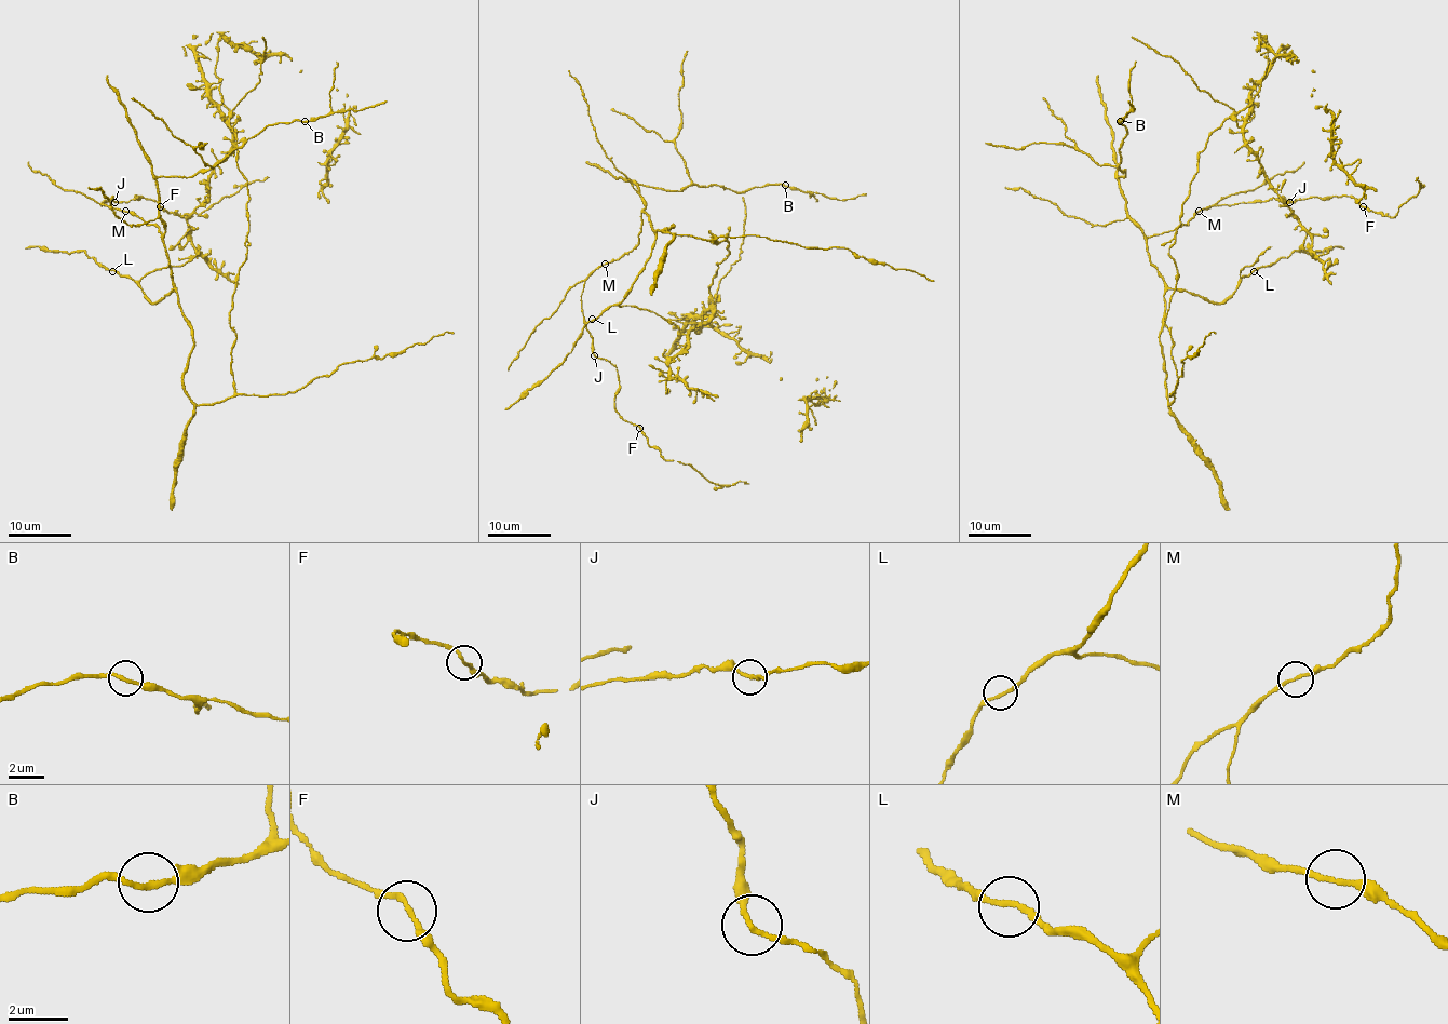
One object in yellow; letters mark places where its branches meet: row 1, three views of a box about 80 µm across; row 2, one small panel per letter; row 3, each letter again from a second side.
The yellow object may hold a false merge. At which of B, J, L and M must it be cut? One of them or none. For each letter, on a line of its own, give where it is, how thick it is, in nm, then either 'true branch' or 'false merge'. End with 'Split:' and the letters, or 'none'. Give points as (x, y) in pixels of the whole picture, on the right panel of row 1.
B: (1120, 121) | 190 nm | true branch
J: (1289, 202) | 180 nm | true branch
L: (1254, 271) | 180 nm | true branch
M: (1199, 211) | 180 nm | true branch
Split: none

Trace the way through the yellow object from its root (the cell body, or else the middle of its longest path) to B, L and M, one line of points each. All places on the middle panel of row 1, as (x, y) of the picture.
B: (712, 242), (663, 231), (673, 225), (655, 231), (636, 184), (677, 191), (785, 185)
L: (712, 242), (663, 231), (673, 225), (659, 229), (650, 257), (628, 294), (592, 319)
M: (712, 242), (663, 231), (673, 225), (655, 231), (643, 212), (638, 243), (621, 257), (605, 264)

